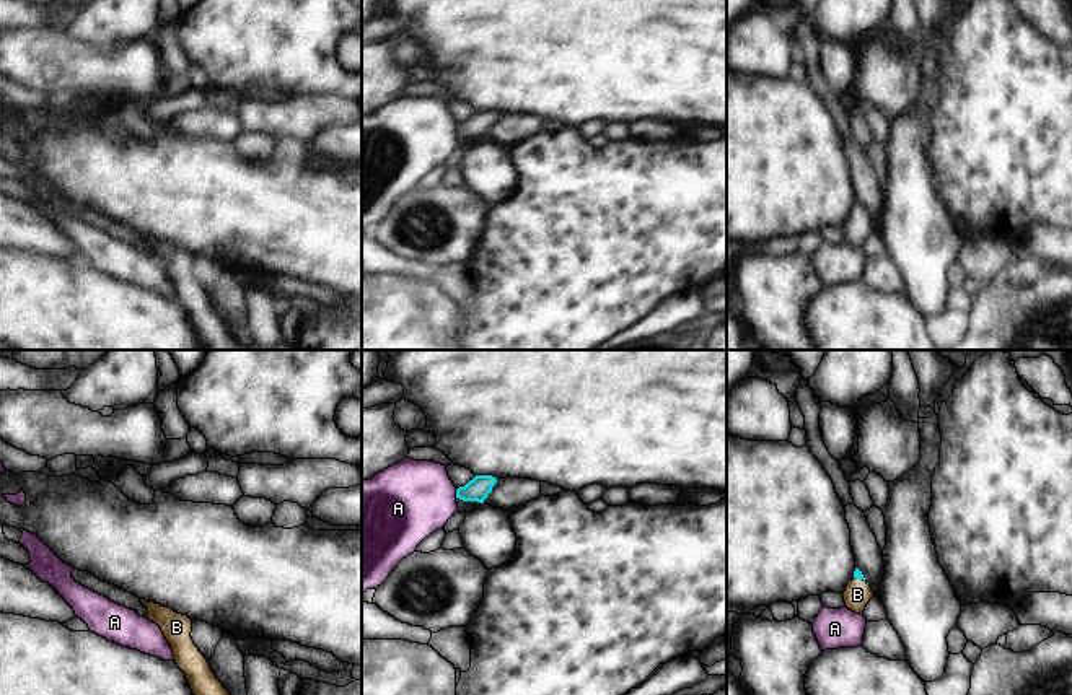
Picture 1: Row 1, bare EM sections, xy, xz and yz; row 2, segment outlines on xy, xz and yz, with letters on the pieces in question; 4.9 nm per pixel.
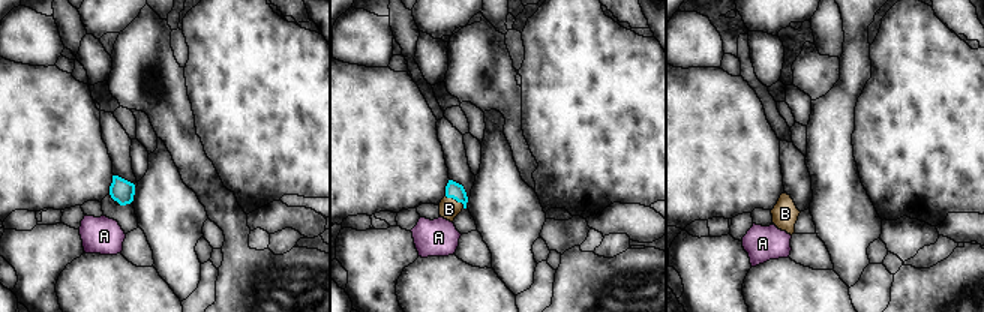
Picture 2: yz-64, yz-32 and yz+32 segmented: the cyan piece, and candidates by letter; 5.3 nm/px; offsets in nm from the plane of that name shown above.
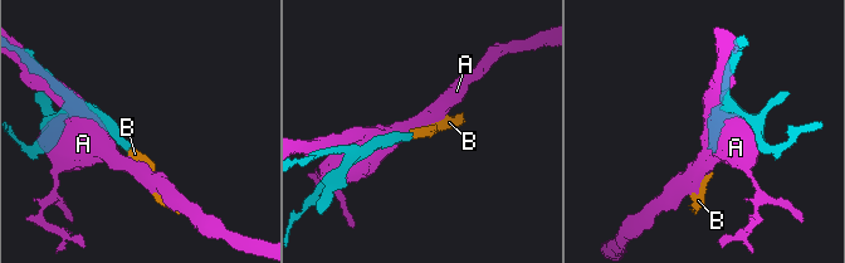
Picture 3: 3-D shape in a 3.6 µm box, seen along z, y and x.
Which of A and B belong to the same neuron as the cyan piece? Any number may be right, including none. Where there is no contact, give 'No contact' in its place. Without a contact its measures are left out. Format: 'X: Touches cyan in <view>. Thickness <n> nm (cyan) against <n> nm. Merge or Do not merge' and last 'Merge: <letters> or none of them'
A: Touches cyan in xz. Thickness 120 nm (cyan) against 400 nm. Do not merge
B: Touches cyan in yz. Thickness 50 nm (cyan) against 140 nm. Merge
Merge: B.

